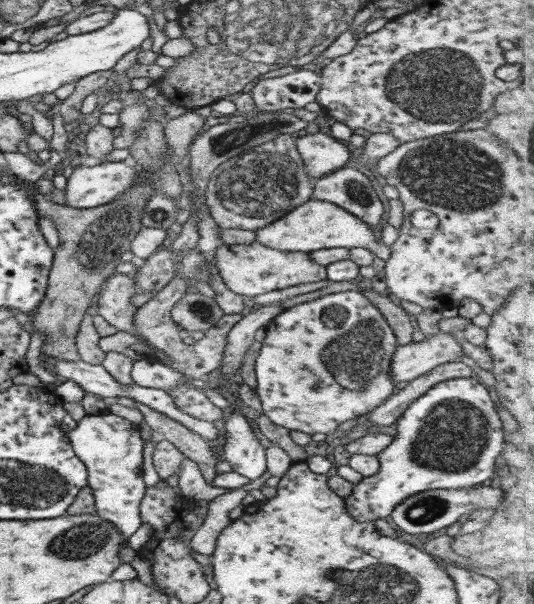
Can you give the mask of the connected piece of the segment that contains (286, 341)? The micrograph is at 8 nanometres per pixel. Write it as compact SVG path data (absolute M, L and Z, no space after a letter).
M360 290L323 295L317 299L286 309L282 314L278 314L272 322L267 324L266 336L260 344L259 355L255 360L255 373L257 376L255 392L260 397L263 414L268 416L274 424L288 428L288 430L299 430L311 435L334 432L342 422L353 421L368 411L372 411L373 408L378 407L382 402L386 402L386 398L392 394L392 391L393 394L397 392L395 388L397 382L393 382L390 374L390 363L393 360L393 354L398 345L397 338L386 319L384 319L384 315L372 305Z

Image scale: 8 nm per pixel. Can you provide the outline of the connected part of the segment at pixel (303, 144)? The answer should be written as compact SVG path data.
M326 132L306 133L296 139L298 152L305 162L310 179L318 180L346 167L350 160L350 146Z

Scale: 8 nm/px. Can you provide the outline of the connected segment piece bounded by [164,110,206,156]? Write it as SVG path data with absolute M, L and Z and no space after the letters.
M194 110L168 121L164 132L176 156L188 153L196 135L205 128L205 122L206 118Z

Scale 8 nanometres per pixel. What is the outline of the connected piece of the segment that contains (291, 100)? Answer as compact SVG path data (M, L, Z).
M305 66L284 76L258 81L249 94L260 111L304 108L306 104L315 101L321 82L321 75L315 73L312 67Z

